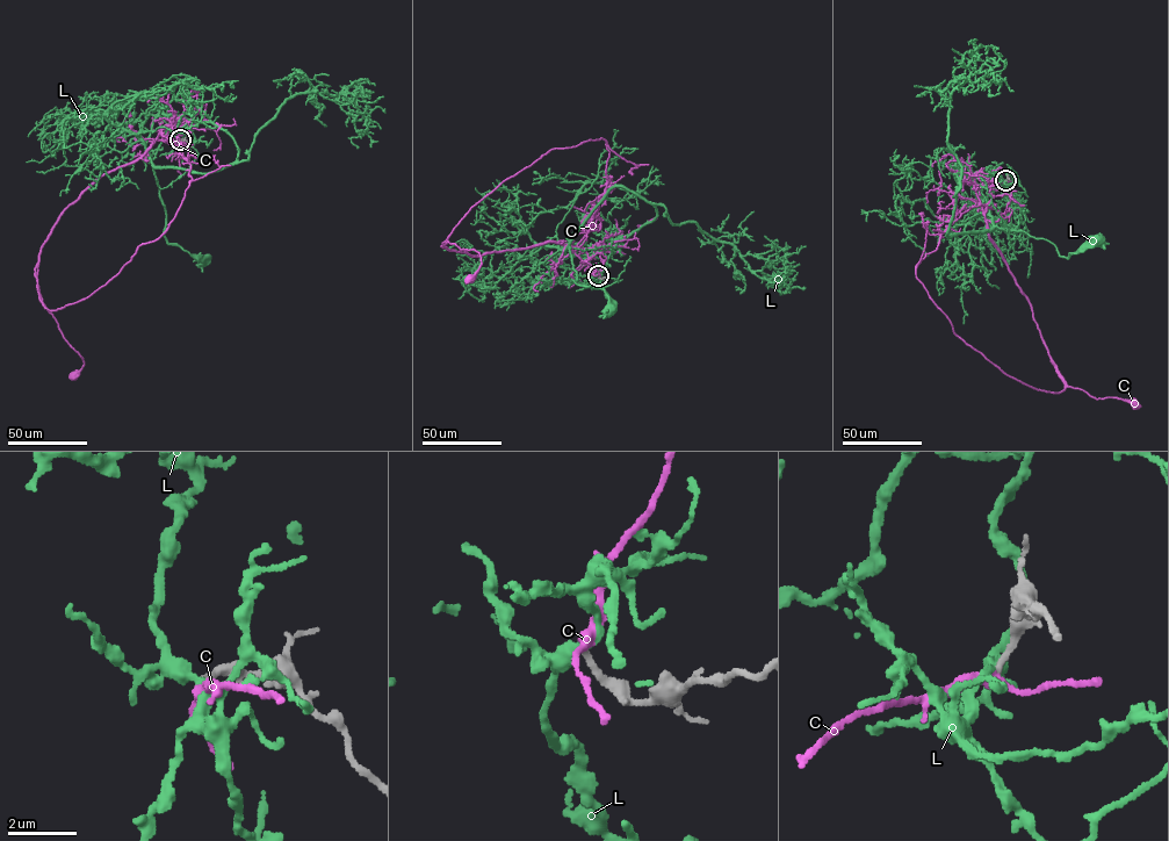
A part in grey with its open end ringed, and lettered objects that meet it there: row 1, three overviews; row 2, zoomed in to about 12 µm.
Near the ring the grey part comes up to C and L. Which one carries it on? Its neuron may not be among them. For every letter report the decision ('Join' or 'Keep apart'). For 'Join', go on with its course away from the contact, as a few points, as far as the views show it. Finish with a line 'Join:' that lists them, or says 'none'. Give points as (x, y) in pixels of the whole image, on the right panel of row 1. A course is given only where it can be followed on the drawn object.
C: Keep apart
L: Keep apart
Join: none

